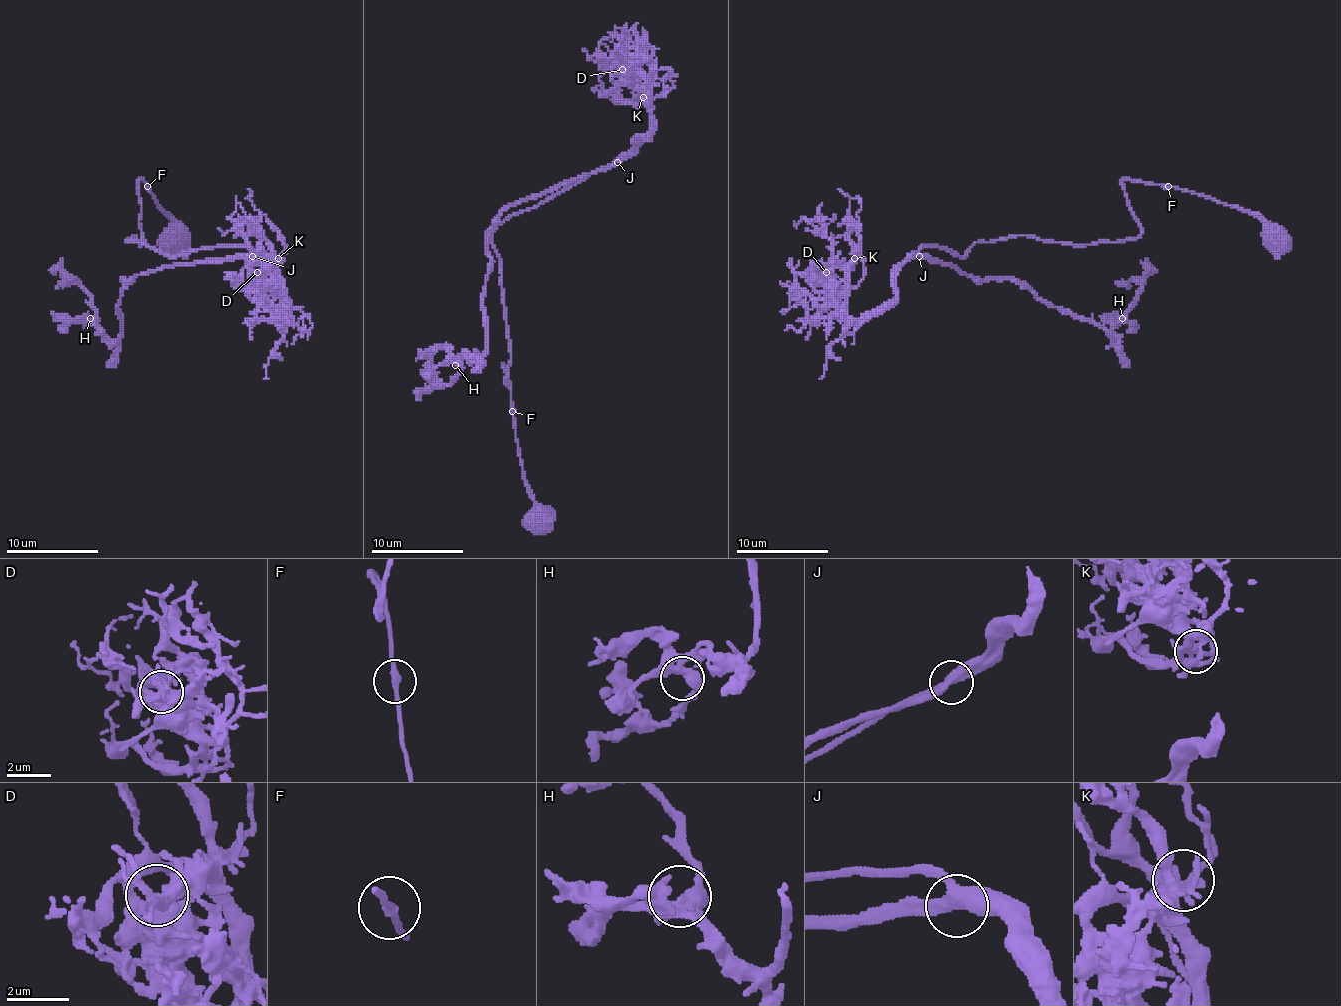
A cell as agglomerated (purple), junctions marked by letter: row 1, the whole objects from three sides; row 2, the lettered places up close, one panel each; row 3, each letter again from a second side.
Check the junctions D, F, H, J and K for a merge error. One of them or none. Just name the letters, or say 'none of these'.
none of these

